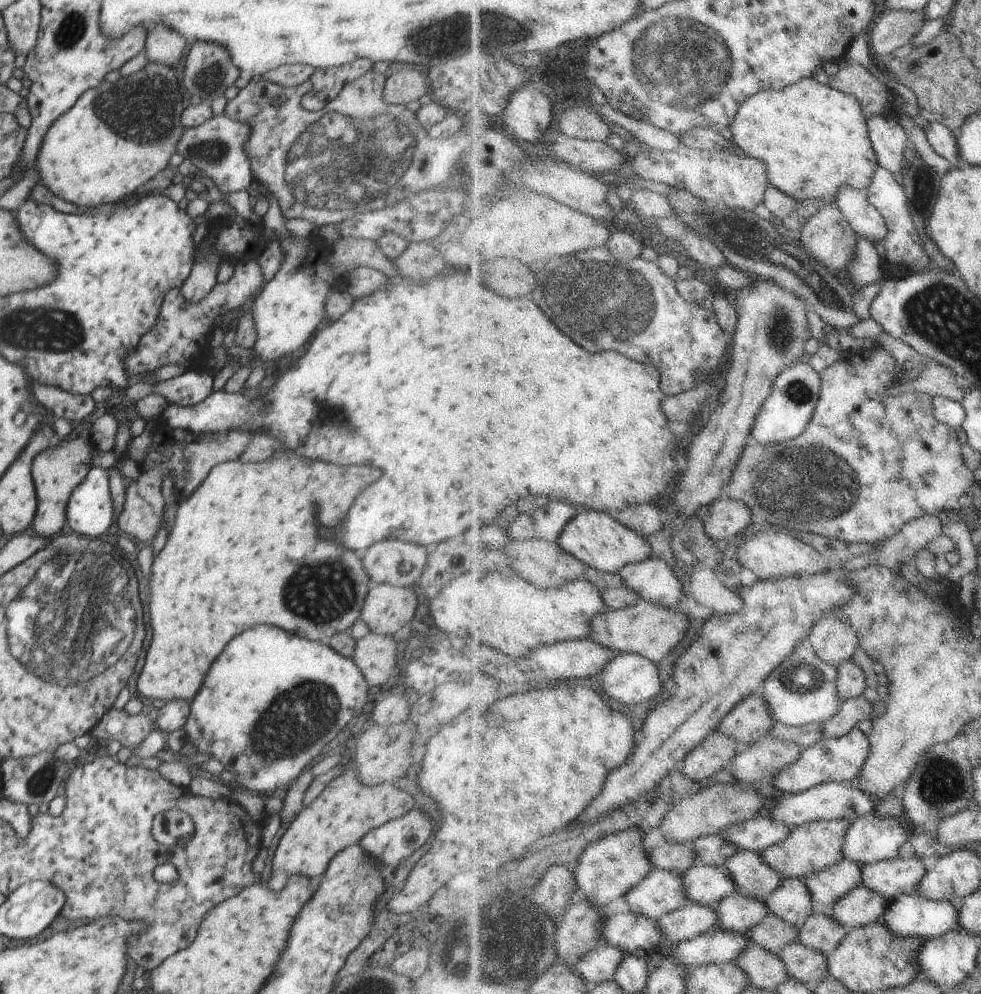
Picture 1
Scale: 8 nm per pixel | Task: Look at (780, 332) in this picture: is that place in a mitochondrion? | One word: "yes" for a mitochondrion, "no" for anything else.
yes

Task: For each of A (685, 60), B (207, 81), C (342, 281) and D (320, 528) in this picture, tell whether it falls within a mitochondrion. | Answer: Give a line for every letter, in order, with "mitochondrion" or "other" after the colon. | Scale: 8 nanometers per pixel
A: mitochondrion
B: mitochondrion
C: other
D: other

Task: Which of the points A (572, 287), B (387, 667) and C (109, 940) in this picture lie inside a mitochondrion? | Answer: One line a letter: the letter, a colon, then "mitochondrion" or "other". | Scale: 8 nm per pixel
A: mitochondrion
B: other
C: other

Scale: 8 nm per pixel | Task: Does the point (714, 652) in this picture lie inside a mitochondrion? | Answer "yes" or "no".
no

